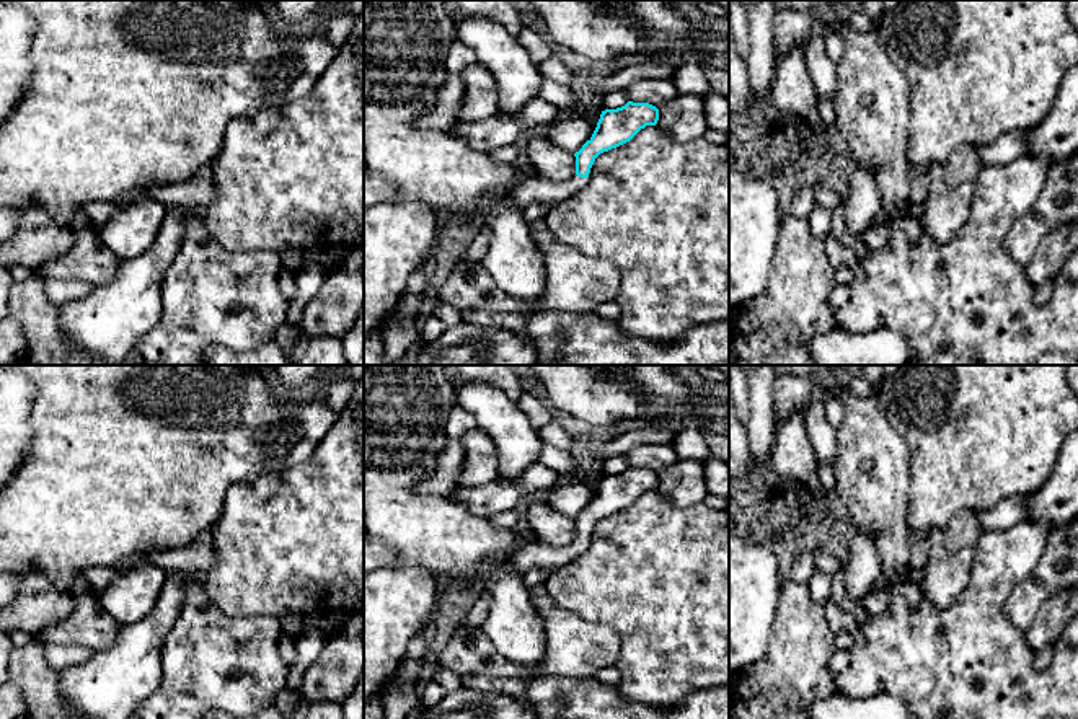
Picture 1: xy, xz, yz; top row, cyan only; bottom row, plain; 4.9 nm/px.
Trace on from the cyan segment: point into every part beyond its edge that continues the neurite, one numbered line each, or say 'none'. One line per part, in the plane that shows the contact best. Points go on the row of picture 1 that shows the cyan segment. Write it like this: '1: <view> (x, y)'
1: xz (534, 189)

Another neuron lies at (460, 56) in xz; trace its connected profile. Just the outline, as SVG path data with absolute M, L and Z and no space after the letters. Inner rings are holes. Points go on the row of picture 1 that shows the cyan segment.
M453 41L445 59L445 68L448 75L460 75L465 67L476 62L473 49L462 41Z

